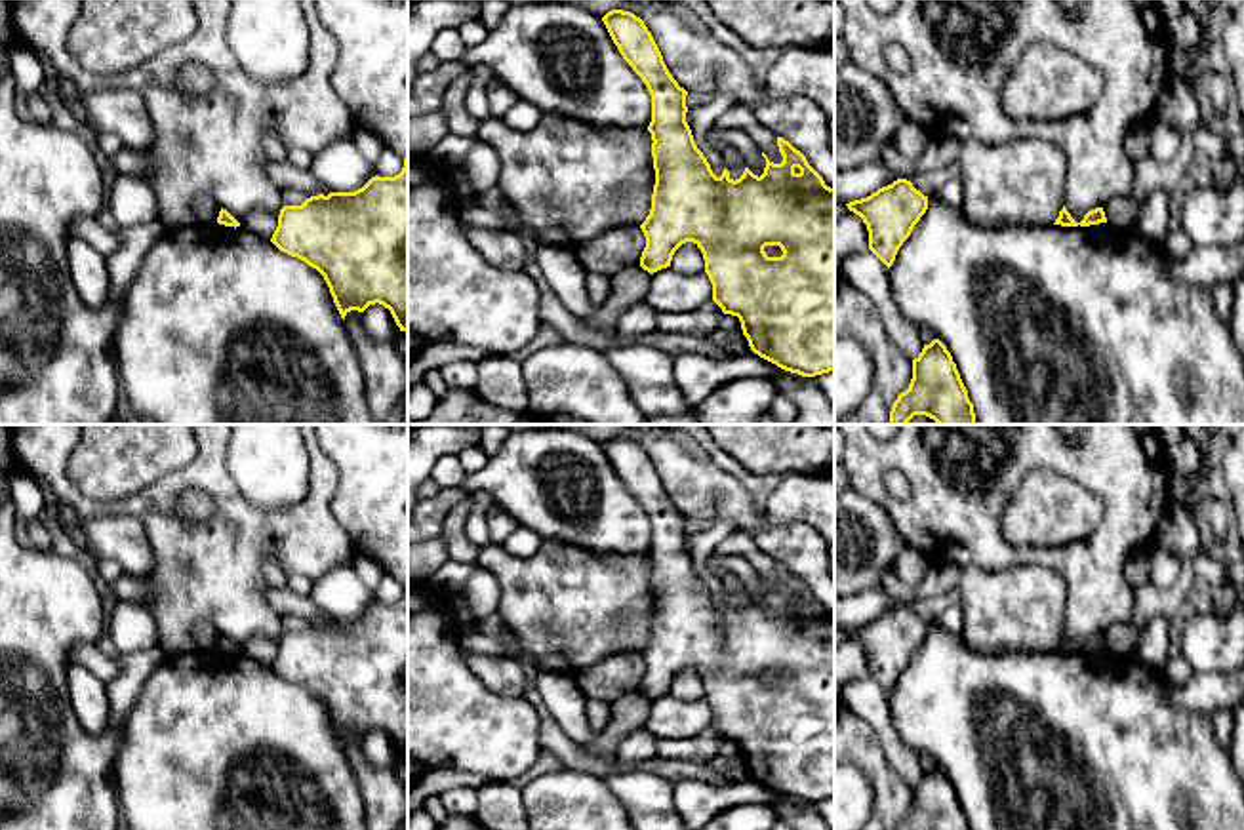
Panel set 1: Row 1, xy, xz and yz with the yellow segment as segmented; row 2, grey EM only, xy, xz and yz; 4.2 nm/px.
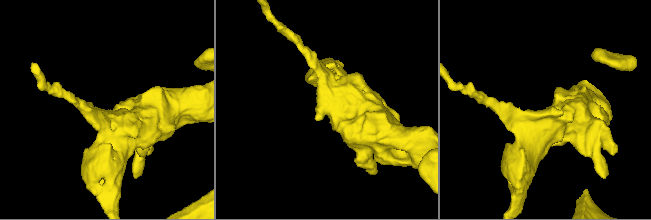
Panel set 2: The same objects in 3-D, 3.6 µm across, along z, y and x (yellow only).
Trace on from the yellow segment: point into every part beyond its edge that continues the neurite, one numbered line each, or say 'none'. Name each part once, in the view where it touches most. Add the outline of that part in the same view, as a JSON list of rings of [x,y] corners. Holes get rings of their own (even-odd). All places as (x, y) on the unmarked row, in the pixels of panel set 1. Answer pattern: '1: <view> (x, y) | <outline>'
none

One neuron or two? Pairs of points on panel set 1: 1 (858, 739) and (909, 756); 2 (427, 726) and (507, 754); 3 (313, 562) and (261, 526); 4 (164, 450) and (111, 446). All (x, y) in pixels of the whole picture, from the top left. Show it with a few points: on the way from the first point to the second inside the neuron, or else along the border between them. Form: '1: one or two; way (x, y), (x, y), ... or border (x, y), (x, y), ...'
1: two; border (854, 712), (875, 733), (886, 762), (909, 783)
2: one; way (446, 726), (467, 726), (488, 735)
3: one; way (300, 549), (288, 537), (280, 537), (275, 532)
4: one; way (151, 446), (124, 446)

